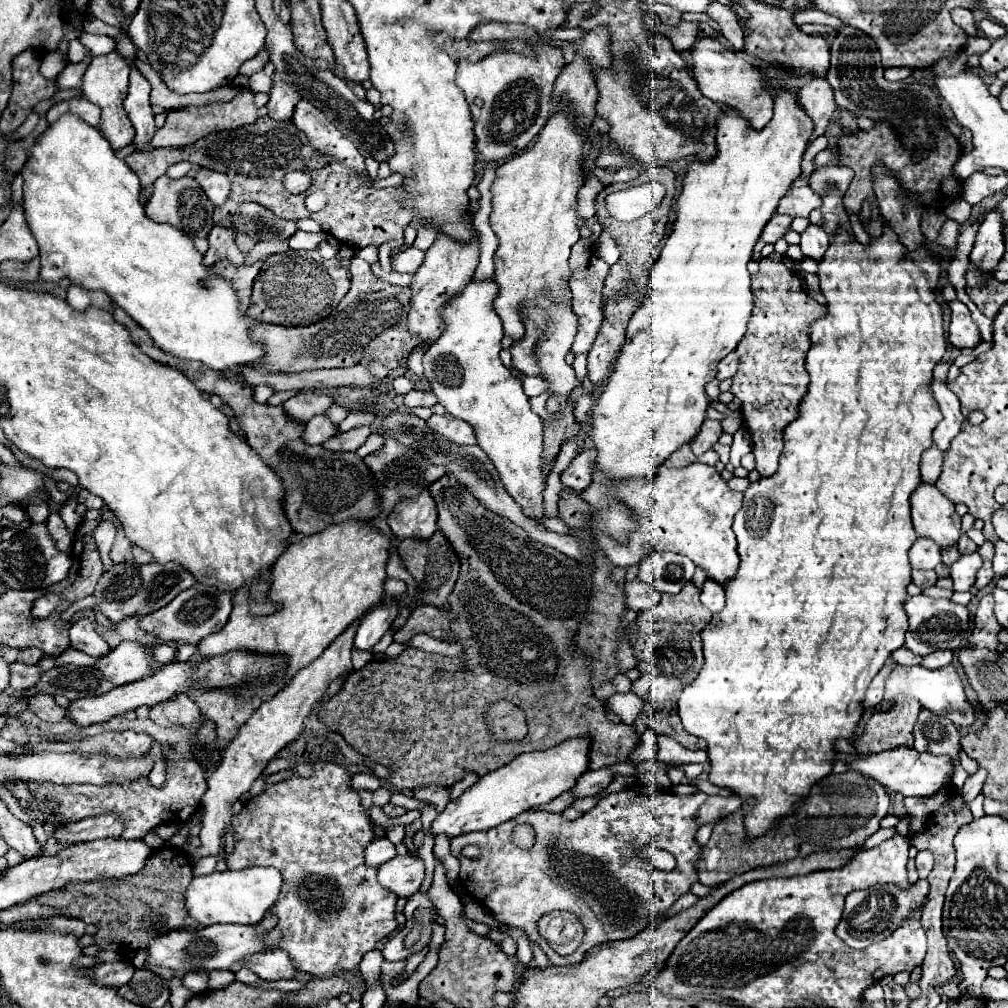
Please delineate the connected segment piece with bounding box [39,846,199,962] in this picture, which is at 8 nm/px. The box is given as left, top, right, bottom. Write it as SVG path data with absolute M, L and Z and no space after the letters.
M163 846L149 856L149 864L141 872L125 878L95 880L85 884L69 884L63 890L53 890L39 896L39 902L55 908L61 916L95 924L95 944L101 950L96 958L102 962L114 962L122 957L116 952L129 954L133 950L147 948L149 940L163 936L169 930L193 930L199 924L185 912L183 890L193 878L193 860L185 856L185 848Z

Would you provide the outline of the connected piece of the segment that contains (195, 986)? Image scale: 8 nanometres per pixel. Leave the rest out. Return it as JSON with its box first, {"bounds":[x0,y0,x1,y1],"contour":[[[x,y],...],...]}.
{"bounds":[183,972,209,994],"contour":[[[189,972],[183,978],[183,986],[187,986],[195,994],[201,994],[203,990],[207,990],[207,978],[209,976],[205,976],[205,972]]]}

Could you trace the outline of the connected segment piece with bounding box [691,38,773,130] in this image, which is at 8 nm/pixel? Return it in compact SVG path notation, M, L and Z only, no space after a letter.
M699 38L693 46L693 76L703 92L703 96L711 98L717 104L729 106L737 110L751 128L761 130L773 118L773 96L769 92L765 76L749 62L747 52L731 52L725 50L717 38Z

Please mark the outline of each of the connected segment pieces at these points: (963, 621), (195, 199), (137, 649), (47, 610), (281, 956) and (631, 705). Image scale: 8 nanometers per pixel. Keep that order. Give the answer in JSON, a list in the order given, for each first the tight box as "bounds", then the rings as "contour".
[{"bounds":[905,594,971,654],"contour":[[[925,594],[911,596],[905,602],[905,612],[909,616],[909,630],[905,634],[905,646],[915,654],[929,654],[935,650],[957,650],[969,634],[971,612],[967,606],[959,606],[953,600],[935,600]]]},{"bounds":[145,176,213,238],"contour":[[[161,176],[155,182],[155,190],[153,190],[149,202],[145,204],[145,214],[153,222],[167,222],[167,224],[179,228],[187,236],[207,238],[213,228],[213,204],[205,196],[205,192],[201,190],[201,186],[189,176],[179,178],[179,180],[173,180],[169,176]]]},{"bounds":[93,642,151,686],"contour":[[[121,642],[115,650],[103,656],[93,668],[97,668],[109,682],[123,686],[149,676],[151,670],[151,646],[135,642]]]},{"bounds":[33,594,61,616],"contour":[[[55,594],[41,596],[33,606],[33,616],[49,616],[57,606],[61,604],[61,598]]]},{"bounds":[233,950,297,980],"contour":[[[283,950],[273,952],[259,952],[257,956],[249,956],[249,964],[233,964],[233,972],[249,968],[263,980],[281,980],[281,978],[295,978],[297,970],[291,964],[291,958]]]},{"bounds":[609,692,643,725],"contour":[[[633,692],[627,694],[613,694],[609,698],[609,710],[613,714],[619,714],[619,720],[623,724],[632,725],[638,714],[642,711],[643,700],[639,700]]]}]

